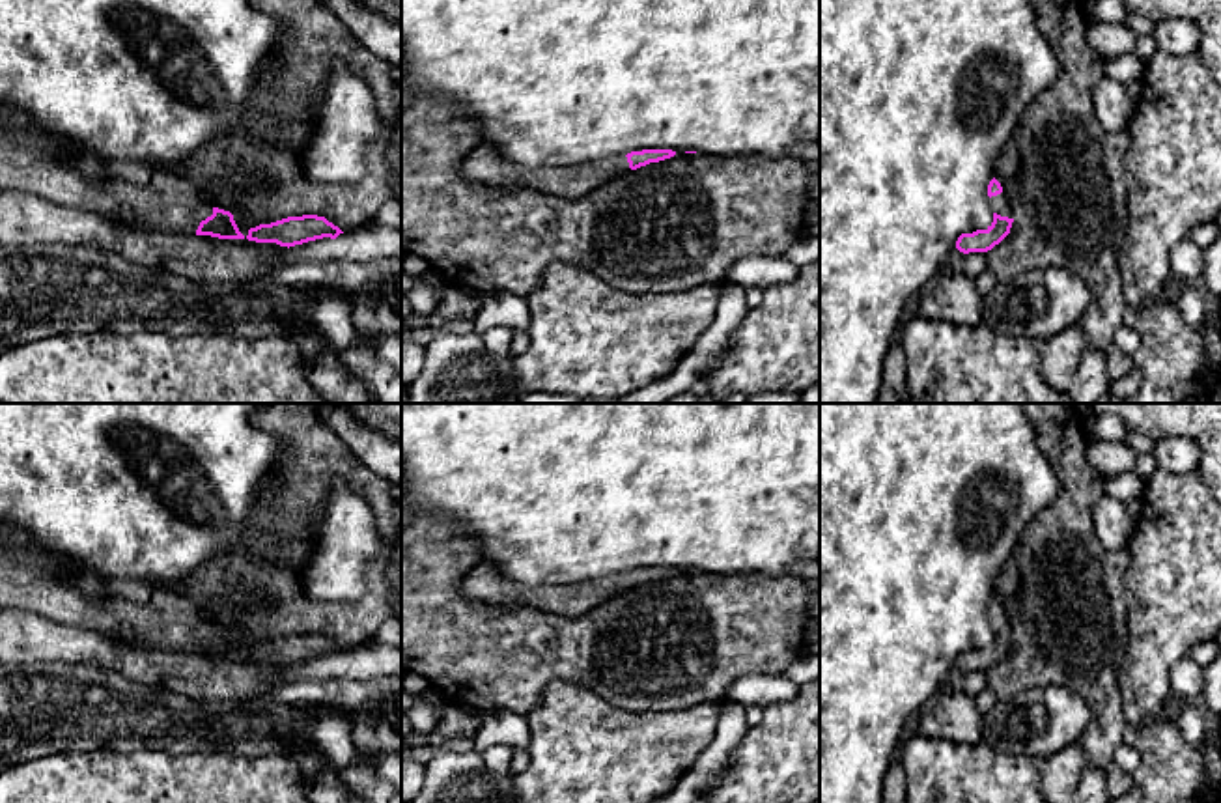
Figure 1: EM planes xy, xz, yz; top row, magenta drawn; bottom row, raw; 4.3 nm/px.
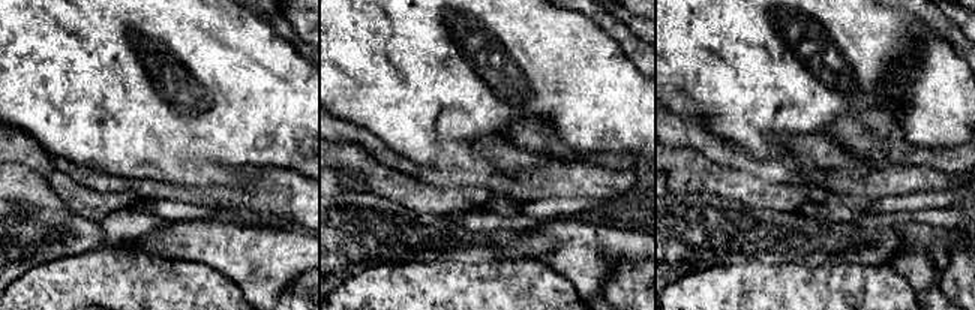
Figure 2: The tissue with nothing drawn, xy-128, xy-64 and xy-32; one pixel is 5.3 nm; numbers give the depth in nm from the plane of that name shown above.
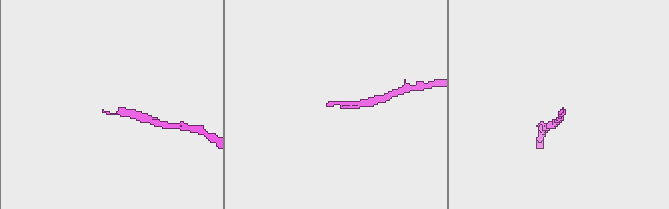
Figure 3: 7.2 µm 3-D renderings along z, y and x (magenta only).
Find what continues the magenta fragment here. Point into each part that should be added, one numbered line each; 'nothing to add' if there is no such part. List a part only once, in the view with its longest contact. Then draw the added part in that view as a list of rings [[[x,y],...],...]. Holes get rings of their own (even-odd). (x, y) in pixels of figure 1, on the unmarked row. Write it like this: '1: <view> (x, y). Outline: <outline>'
1: xy (140, 613). Outline: [[[9,525],[0,527],[0,607],[32,609],[50,620],[95,631],[119,644],[146,644],[168,652],[196,652],[200,641],[213,633],[213,624],[198,603],[174,588],[155,586],[146,581],[110,581],[110,599],[101,601],[99,598],[84,596],[80,586],[71,579],[71,571],[69,562],[39,551],[22,530]]]

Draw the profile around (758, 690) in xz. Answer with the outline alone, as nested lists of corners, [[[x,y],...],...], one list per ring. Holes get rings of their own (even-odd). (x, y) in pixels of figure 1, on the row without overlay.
[[[743,674],[726,691],[724,702],[736,702],[741,708],[767,708],[786,704],[799,693],[799,685],[784,674]]]

